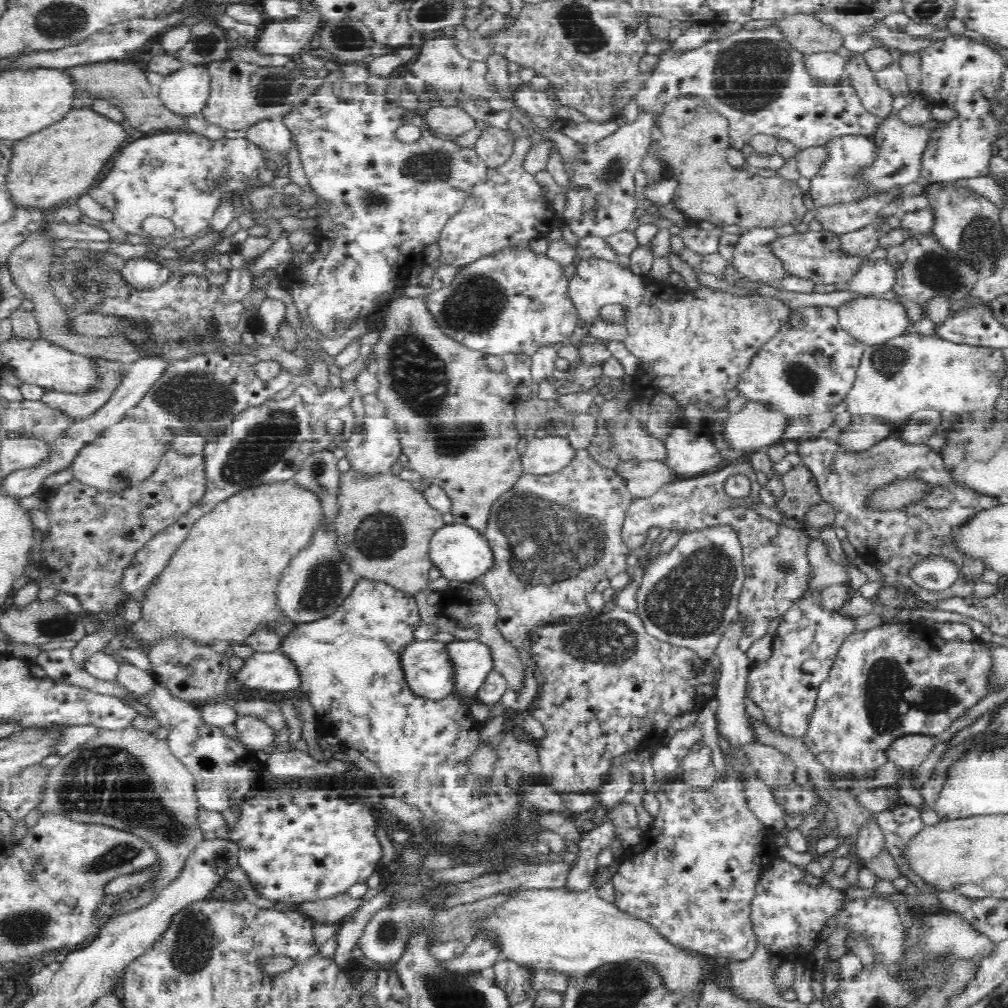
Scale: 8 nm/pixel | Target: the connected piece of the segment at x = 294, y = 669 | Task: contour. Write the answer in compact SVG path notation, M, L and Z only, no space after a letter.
M280 650L256 652L235 676L249 688L288 692L302 686L302 674L292 656Z

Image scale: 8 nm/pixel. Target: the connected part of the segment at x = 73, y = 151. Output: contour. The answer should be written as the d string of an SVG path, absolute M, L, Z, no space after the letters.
M72 109L62 120L42 132L28 136L27 139L13 143L13 157L10 159L8 172L5 174L4 190L15 210L52 212L60 207L68 207L74 199L88 195L92 188L98 186L101 177L120 146L126 142L126 125L112 123L94 113L93 109Z

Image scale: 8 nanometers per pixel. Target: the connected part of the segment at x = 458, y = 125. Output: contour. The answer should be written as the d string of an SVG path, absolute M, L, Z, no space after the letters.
M435 104L424 115L428 126L438 134L462 136L476 126L476 121L460 108L442 107Z

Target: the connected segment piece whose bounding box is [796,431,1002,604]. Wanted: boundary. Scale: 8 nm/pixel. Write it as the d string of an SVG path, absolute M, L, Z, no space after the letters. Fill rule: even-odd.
M895 431L886 441L878 444L878 446L874 446L868 452L862 452L862 454L845 454L836 443L831 444L828 440L812 438L806 441L798 441L796 454L800 456L802 466L806 467L808 472L815 478L821 502L835 512L835 529L842 528L842 530L846 530L848 542L854 546L857 556L862 558L868 566L872 565L876 570L882 572L885 577L884 581L886 580L893 584L896 588L899 584L903 585L911 589L913 594L922 601L933 604L951 598L966 598L973 595L975 584L981 581L980 578L982 578L982 573L984 572L984 565L974 561L974 559L962 559L960 555L956 554L956 551L945 550L945 548L944 550L937 550L937 542L935 540L945 539L953 530L960 529L960 526L965 521L968 521L970 517L985 509L993 508L993 506L1002 502L1001 499L973 494L972 491L964 490L964 487L952 486L950 474L944 468L938 453L929 449L926 445L907 446L903 444L899 438L896 438ZM906 476L927 480L932 484L937 484L937 487L930 493L927 501L916 505L916 508L912 508L912 510L888 512L888 514L885 514L884 512L871 512L865 508L864 501L862 500L874 488L878 488L882 484L890 484L890 482L894 482L898 478L906 478ZM941 555L944 555L944 559L956 567L956 571L958 571L956 582L942 591L921 588L910 576L912 569L923 560L934 556L940 557Z

